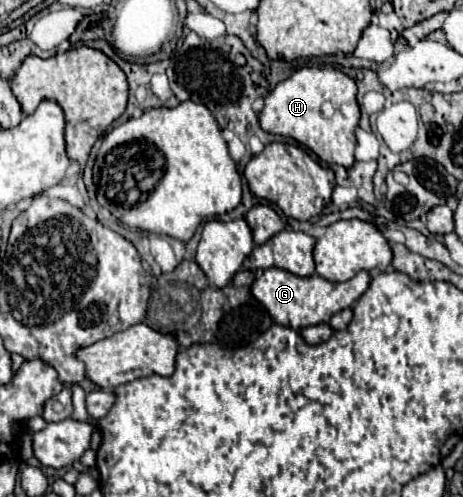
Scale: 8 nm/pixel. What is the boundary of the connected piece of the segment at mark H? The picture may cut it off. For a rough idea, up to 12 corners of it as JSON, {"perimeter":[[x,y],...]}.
{"perimeter":[[300,68],[258,114],[328,164],[354,164],[356,84]]}

